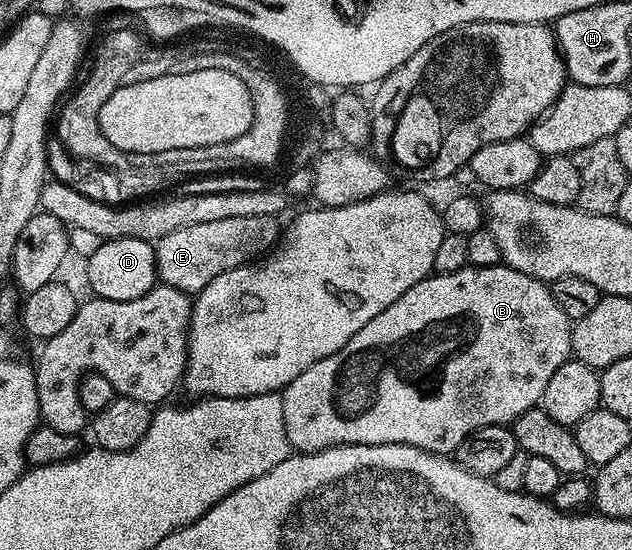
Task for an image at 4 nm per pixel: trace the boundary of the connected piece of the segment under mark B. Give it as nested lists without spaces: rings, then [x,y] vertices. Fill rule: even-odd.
[[[499,263],[492,267],[476,267],[470,265],[460,271],[451,273],[434,273],[425,277],[416,287],[408,287],[392,307],[380,311],[376,319],[368,319],[340,351],[328,355],[328,359],[320,359],[320,363],[312,363],[308,371],[300,371],[292,383],[281,390],[284,403],[284,431],[288,435],[288,443],[294,453],[315,453],[324,451],[328,447],[337,445],[387,445],[400,443],[423,449],[429,453],[453,454],[464,439],[472,436],[477,429],[489,425],[509,426],[517,417],[524,415],[524,411],[535,408],[544,395],[544,387],[548,387],[548,379],[560,371],[566,361],[571,360],[570,330],[572,323],[564,311],[552,299],[549,284],[537,281],[532,275],[524,275],[524,271],[516,271],[510,265]]]

